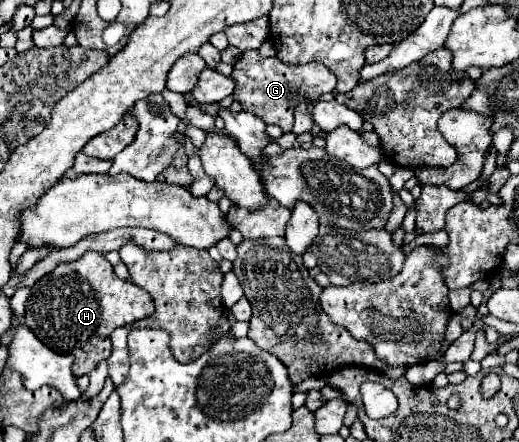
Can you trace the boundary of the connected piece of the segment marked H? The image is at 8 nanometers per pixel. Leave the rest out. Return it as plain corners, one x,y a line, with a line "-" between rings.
85,253
77,261
61,263
55,271
47,273
31,287
31,295
29,295
27,307
25,307
25,325
49,349
63,353
63,355
73,355
75,357
73,375
81,377
81,375
89,373
91,369
95,369
95,365
99,361
109,357
109,353
111,353
111,337
109,335
115,327
129,325
133,321
149,317
151,313
153,313
153,299
143,289
139,289
131,281
119,279
113,271
113,265
101,253

